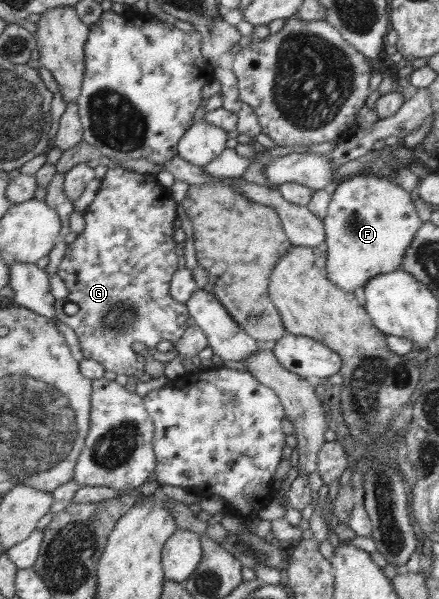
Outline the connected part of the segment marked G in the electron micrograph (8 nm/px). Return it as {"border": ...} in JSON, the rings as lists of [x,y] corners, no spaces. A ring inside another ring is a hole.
{"border":[[[111,163],[108,165],[108,170],[104,177],[102,178],[102,182],[100,185],[100,190],[96,194],[96,198],[94,198],[94,202],[90,204],[85,209],[84,218],[86,221],[85,229],[82,233],[80,233],[77,238],[67,246],[65,254],[60,262],[60,265],[57,268],[57,275],[64,280],[65,284],[68,287],[68,296],[67,298],[62,298],[60,300],[55,299],[55,320],[59,320],[69,326],[75,333],[76,337],[78,337],[78,341],[81,351],[86,359],[95,360],[102,364],[105,370],[108,372],[114,372],[114,374],[125,374],[125,375],[134,375],[139,377],[144,374],[144,356],[136,353],[132,349],[132,344],[134,342],[141,342],[146,345],[149,353],[152,354],[152,358],[159,360],[160,362],[168,362],[177,357],[177,349],[174,347],[171,351],[166,353],[162,353],[157,350],[158,343],[162,341],[171,342],[173,346],[180,341],[182,338],[184,331],[188,328],[186,325],[186,320],[190,318],[189,310],[185,303],[178,302],[175,298],[172,298],[169,293],[171,278],[173,274],[178,270],[178,264],[180,262],[180,257],[176,255],[176,247],[177,242],[174,241],[174,231],[176,229],[174,225],[174,220],[177,218],[177,207],[178,205],[172,200],[173,192],[170,189],[166,189],[158,183],[156,180],[156,175],[149,173],[137,173],[136,171],[131,171],[126,169],[126,167],[121,166],[120,164]],[[67,302],[74,302],[74,304],[78,304],[79,310],[74,315],[66,315],[64,313],[64,305]]]}

